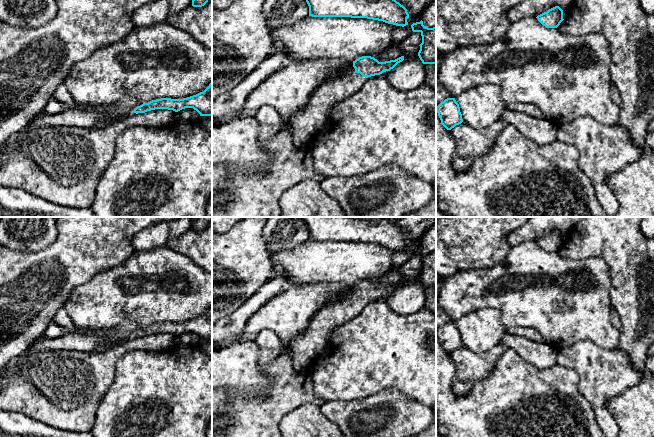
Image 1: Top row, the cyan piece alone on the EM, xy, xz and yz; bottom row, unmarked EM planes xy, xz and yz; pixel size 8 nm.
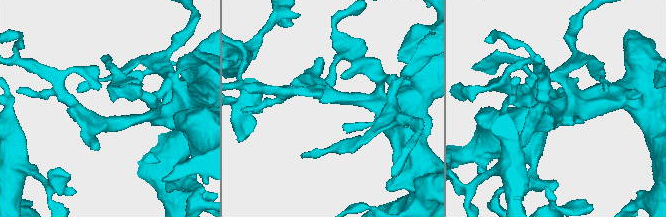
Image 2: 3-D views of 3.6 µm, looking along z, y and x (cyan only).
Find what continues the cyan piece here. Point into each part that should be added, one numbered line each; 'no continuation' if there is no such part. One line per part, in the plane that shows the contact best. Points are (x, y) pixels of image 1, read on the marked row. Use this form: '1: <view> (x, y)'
1: xz (305, 124)

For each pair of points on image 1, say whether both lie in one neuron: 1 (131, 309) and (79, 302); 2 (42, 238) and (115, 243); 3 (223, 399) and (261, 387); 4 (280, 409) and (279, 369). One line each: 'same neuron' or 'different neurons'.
1: same neuron
2: different neurons
3: different neurons
4: same neuron

